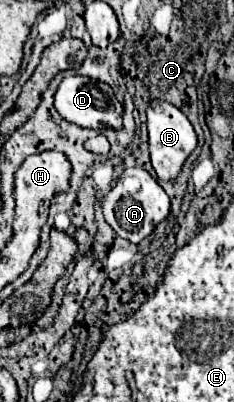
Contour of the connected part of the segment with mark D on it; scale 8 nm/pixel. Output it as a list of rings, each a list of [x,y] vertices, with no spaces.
[[[67,76],[61,80],[55,92],[55,108],[67,120],[83,128],[121,128],[123,106],[115,98],[113,90],[107,84],[95,82],[87,76]]]

